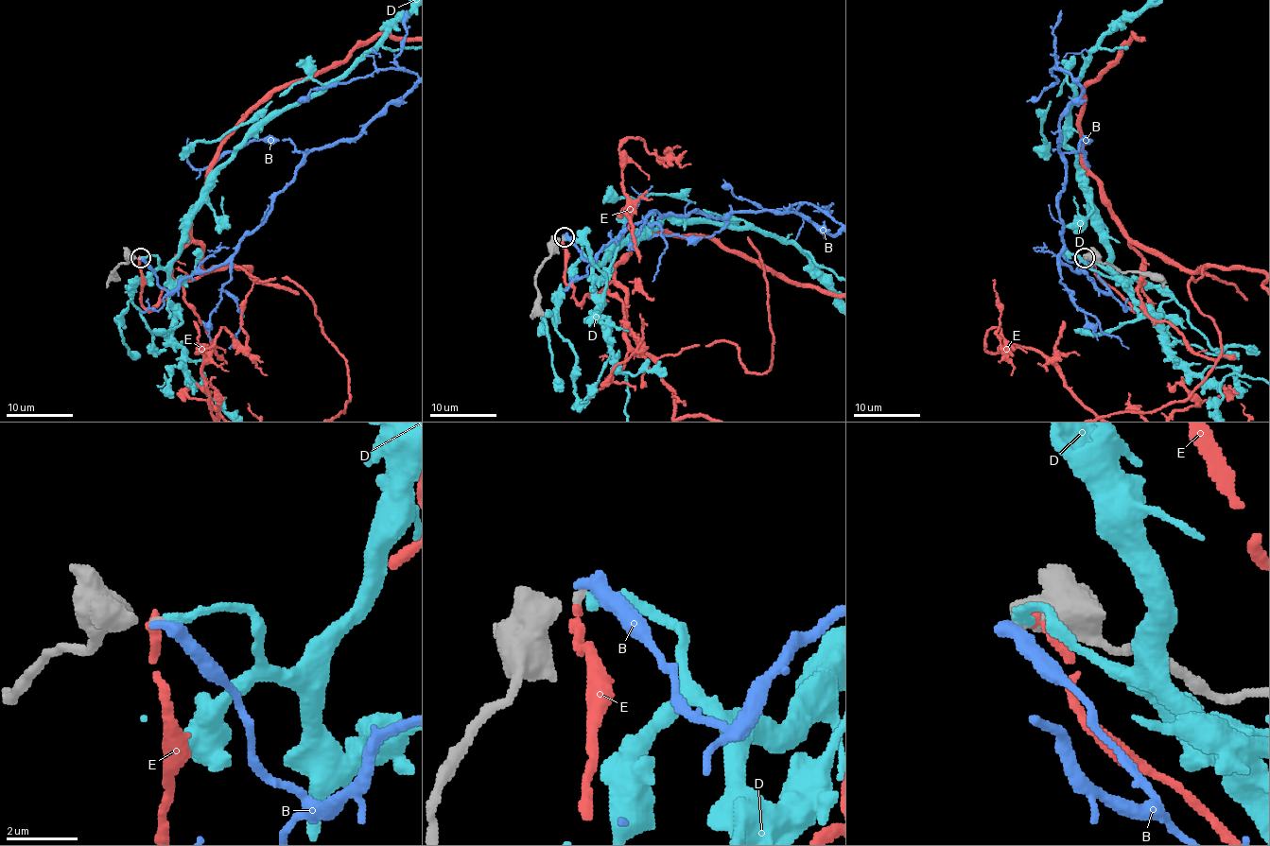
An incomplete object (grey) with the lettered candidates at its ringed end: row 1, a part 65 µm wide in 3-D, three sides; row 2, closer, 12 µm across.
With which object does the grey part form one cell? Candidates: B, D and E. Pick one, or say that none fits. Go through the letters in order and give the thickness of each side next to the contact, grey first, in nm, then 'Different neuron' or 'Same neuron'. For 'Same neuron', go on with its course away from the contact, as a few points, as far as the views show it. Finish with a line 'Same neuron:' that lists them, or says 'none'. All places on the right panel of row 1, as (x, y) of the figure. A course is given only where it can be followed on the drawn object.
B: Thickness 200 nm (grey) against 420 nm. Different neuron
D: Thickness 200 nm (grey) against 300 nm. Same neuron
E: Thickness 280 nm (grey) against 320 nm. Different neuron
Same neuron: D

